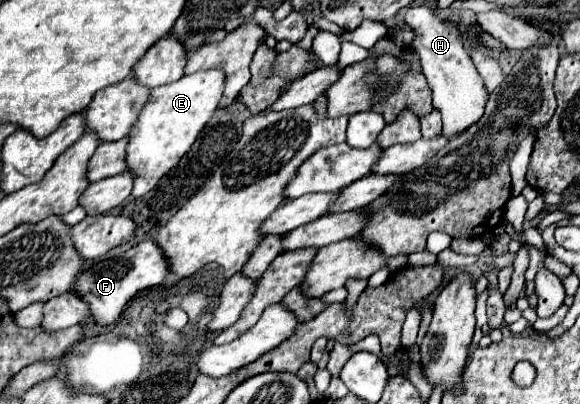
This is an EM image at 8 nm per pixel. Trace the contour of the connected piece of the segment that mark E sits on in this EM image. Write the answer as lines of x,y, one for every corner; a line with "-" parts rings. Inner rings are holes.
207,69
183,75
179,81
155,87
151,91
149,103
143,107
133,131
129,133
127,163
129,171
135,173
131,193
134,198
143,197
147,191
151,191
157,185
157,181
171,167
175,167
181,161
181,157
191,149
203,127
209,123
211,115
219,109
219,101
225,89
223,81
225,81
223,71

